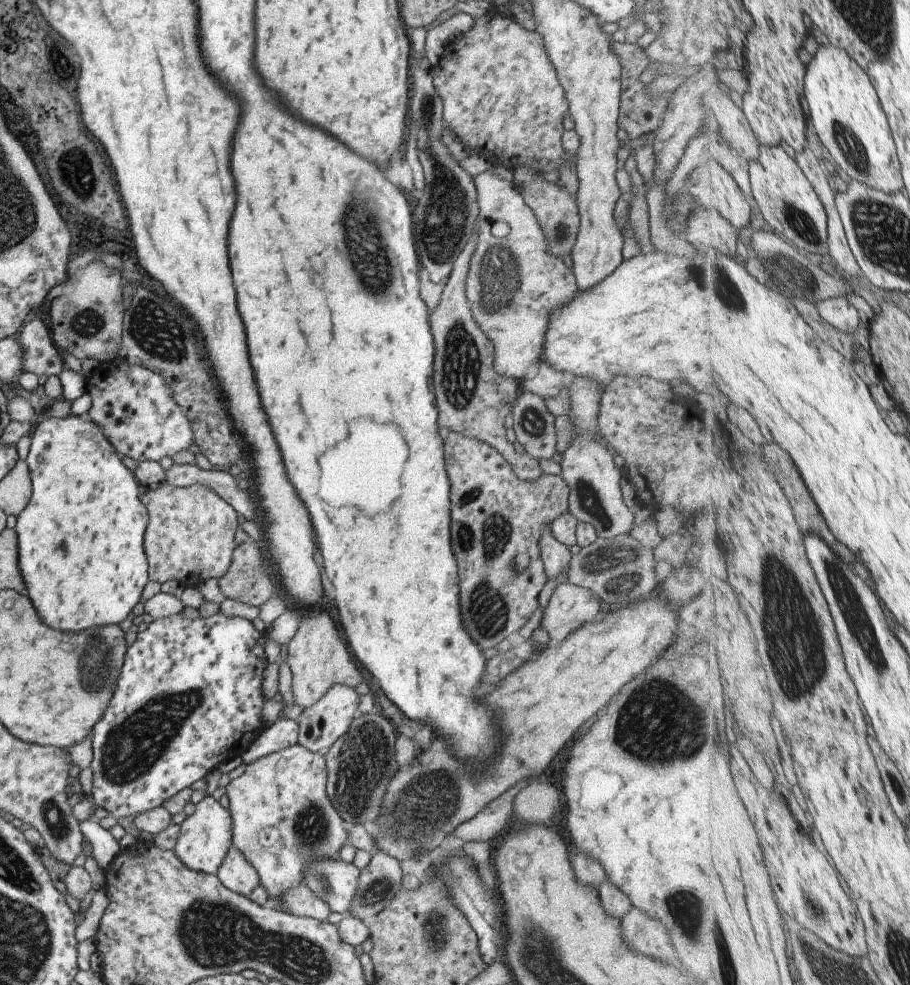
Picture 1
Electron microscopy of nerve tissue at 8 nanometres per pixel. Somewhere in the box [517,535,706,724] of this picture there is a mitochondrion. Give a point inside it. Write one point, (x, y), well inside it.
(617, 565)

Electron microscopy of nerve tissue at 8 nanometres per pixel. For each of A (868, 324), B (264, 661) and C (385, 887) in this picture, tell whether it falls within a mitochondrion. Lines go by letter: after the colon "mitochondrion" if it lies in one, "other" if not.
A: other
B: other
C: mitochondrion

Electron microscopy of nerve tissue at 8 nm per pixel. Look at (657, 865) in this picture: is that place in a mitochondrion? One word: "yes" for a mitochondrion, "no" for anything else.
yes

